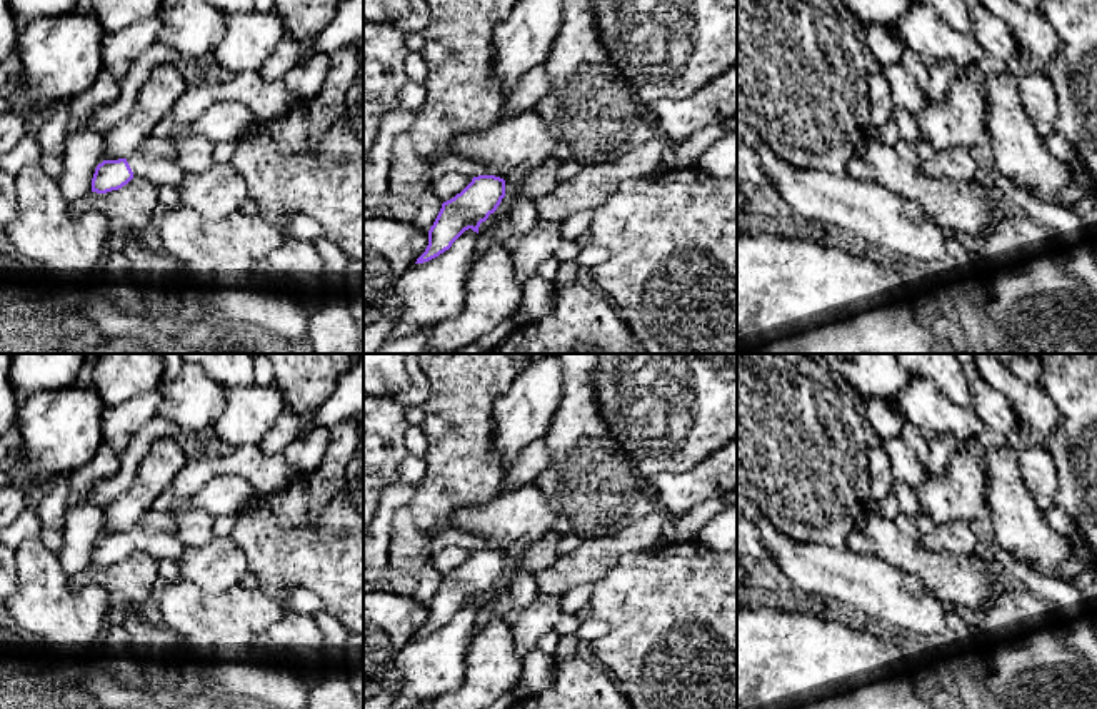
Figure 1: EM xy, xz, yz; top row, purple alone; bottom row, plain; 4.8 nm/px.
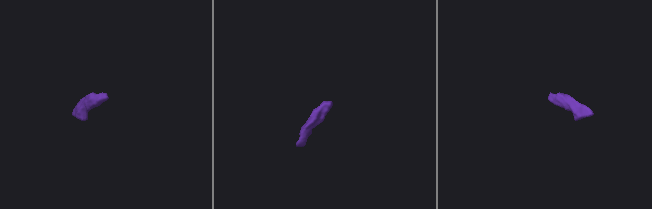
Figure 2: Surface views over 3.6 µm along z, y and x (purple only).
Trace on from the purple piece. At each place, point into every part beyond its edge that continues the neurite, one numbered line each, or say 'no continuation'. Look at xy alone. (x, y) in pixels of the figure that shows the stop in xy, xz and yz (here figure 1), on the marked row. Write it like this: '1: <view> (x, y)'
1: xy (155, 160)

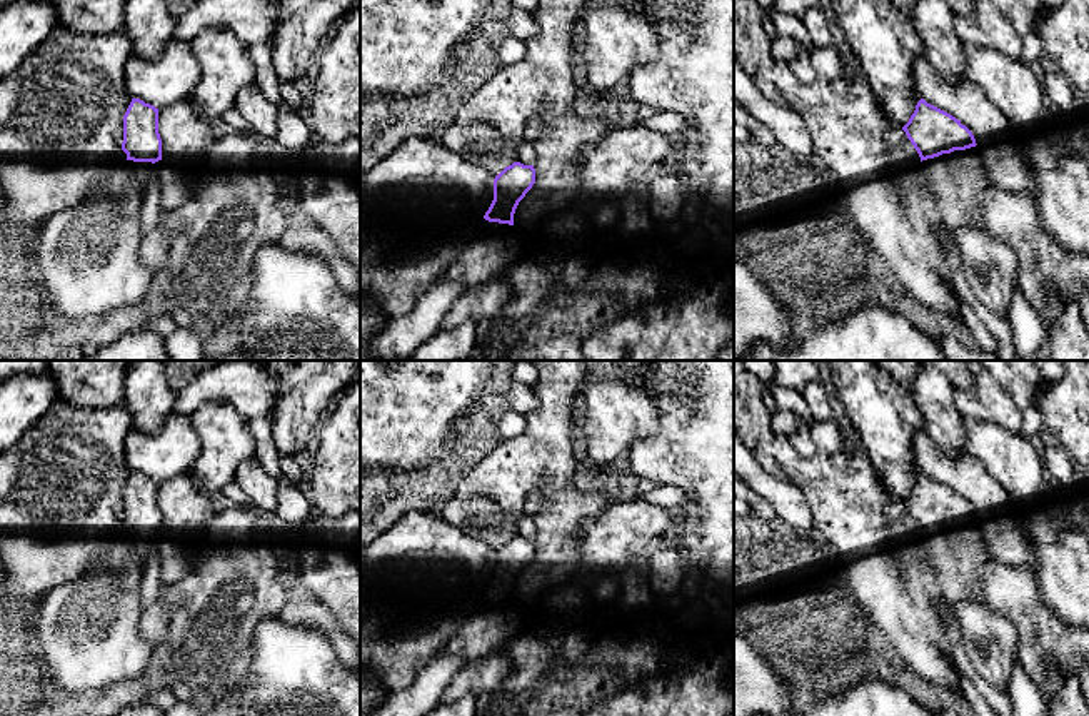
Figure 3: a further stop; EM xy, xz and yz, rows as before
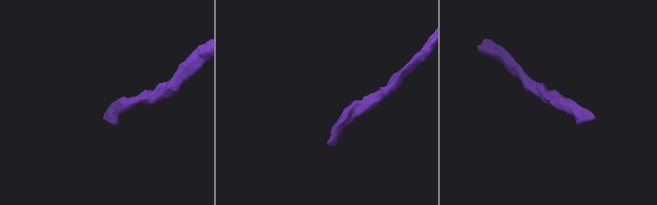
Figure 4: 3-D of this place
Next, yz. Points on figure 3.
1: yz (956, 181)

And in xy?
1: xy (140, 169)

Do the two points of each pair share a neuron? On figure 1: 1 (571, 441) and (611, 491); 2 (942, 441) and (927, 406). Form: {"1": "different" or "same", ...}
{"1": "same", "2": "different"}

